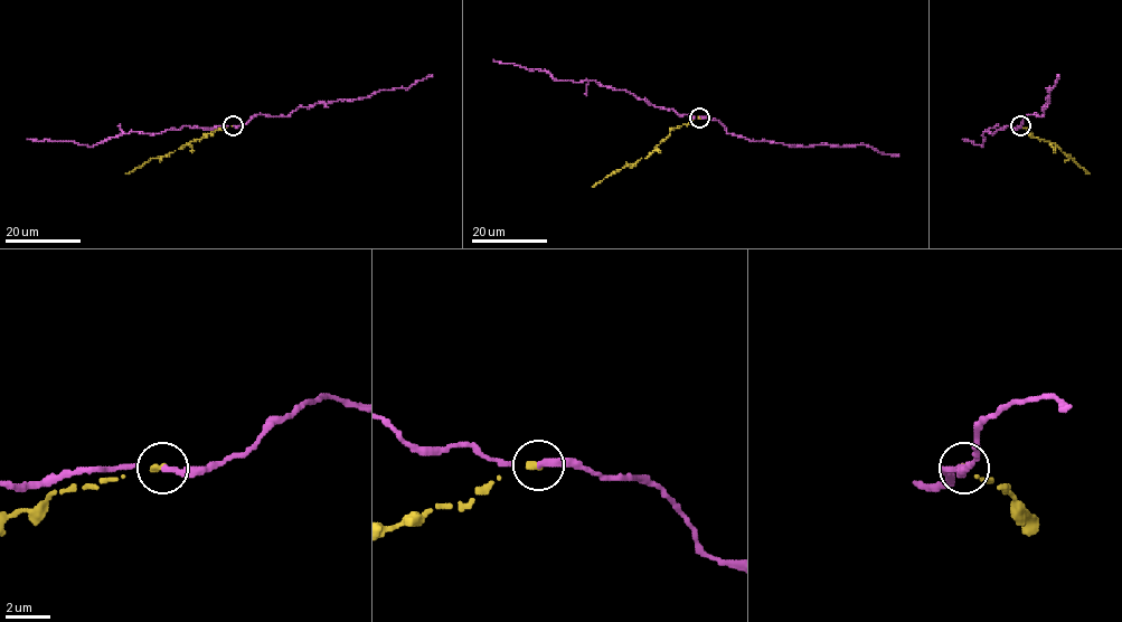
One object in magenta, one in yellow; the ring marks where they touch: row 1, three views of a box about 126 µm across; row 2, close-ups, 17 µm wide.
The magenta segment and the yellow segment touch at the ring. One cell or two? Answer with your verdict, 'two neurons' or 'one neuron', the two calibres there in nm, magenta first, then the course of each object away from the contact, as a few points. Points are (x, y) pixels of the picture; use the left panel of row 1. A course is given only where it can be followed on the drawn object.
two neurons; 240 nm thick on the magenta side, 220 nm on the other; magenta runs (233, 125), (182, 126), (154, 134), (131, 131), (93, 147), (27, 139); yellow runs (233, 125), (218, 129), (126, 172)

